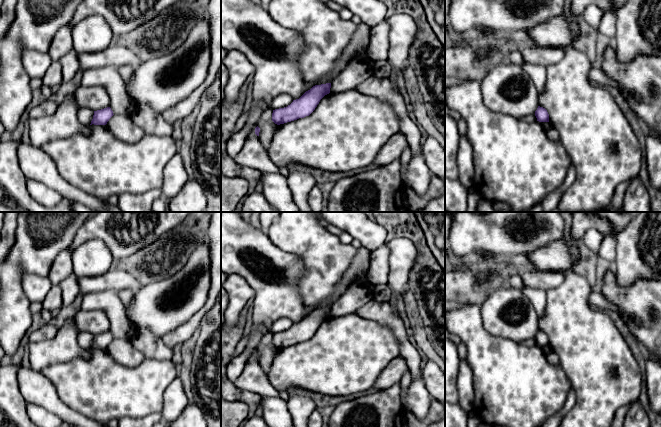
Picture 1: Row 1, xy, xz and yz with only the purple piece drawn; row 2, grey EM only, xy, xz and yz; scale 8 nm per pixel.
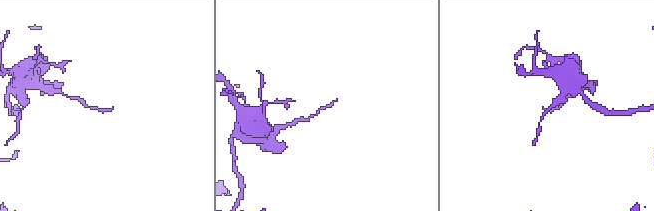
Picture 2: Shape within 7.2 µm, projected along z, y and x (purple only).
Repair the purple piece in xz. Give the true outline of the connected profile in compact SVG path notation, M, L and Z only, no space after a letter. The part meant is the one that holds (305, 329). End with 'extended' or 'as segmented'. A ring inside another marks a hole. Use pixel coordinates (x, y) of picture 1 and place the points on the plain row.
M331 307L315 309L306 315L299 323L284 332L273 334L272 345L277 348L284 348L309 340L317 331L320 324L330 317Z | as segmented

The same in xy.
M110 331L94 335L93 343L90 349L106 349L113 339L113 335Z | as segmented

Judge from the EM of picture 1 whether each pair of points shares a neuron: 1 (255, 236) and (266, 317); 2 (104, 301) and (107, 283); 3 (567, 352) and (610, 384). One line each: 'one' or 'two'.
1: one
2: two
3: one

